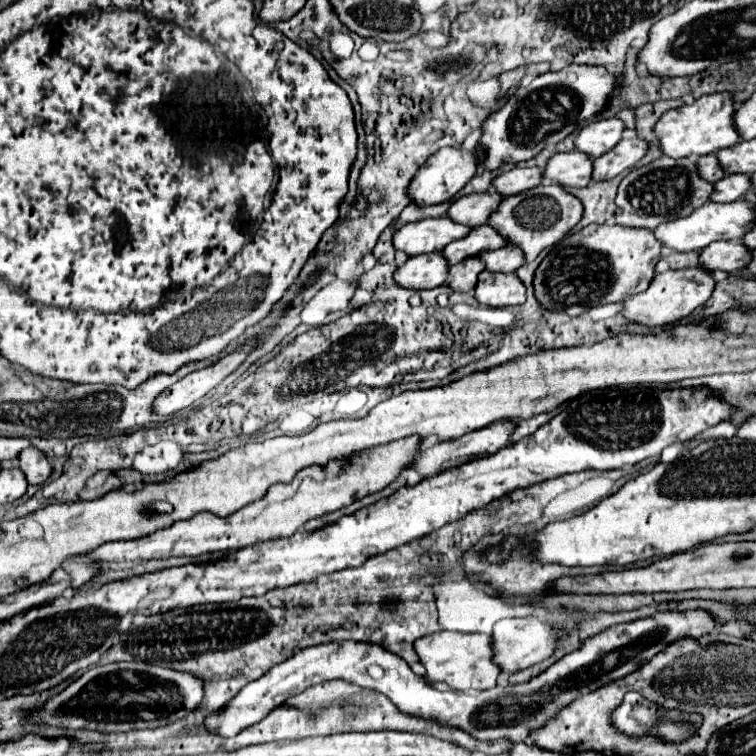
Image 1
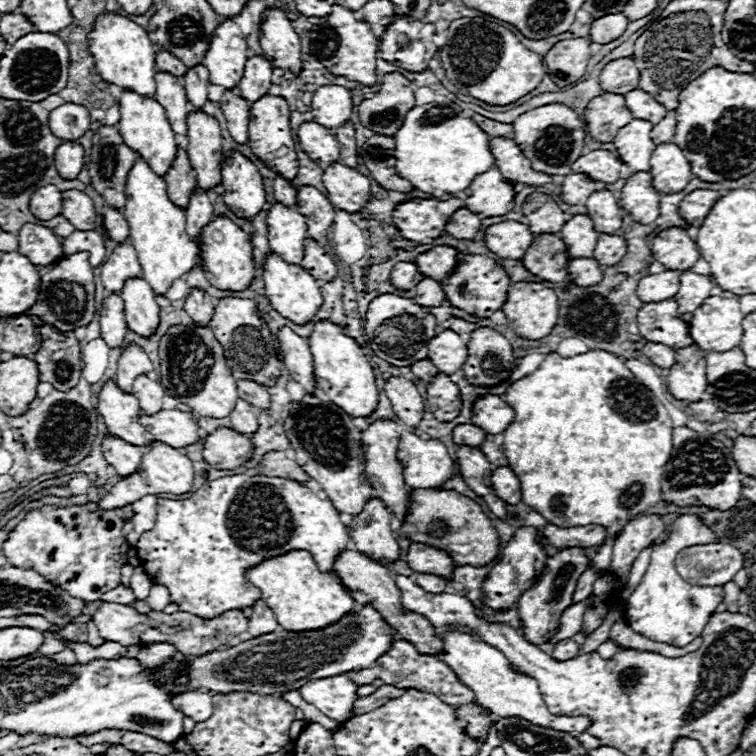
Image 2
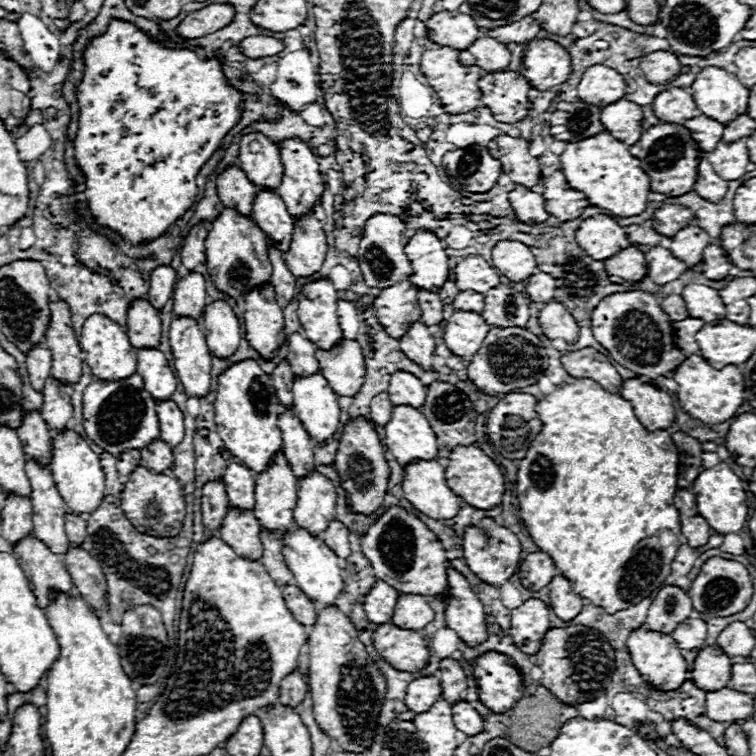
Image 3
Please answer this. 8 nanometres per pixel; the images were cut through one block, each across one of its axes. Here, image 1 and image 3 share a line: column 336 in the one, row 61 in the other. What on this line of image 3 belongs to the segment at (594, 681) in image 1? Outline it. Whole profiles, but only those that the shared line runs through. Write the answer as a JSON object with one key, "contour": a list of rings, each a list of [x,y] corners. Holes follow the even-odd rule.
{"contour":[[[658,50],[652,54],[646,54],[640,62],[640,70],[644,74],[644,78],[652,84],[668,84],[672,80],[676,80],[676,76],[680,74],[680,62],[678,56],[674,52],[666,52],[666,50]]]}

